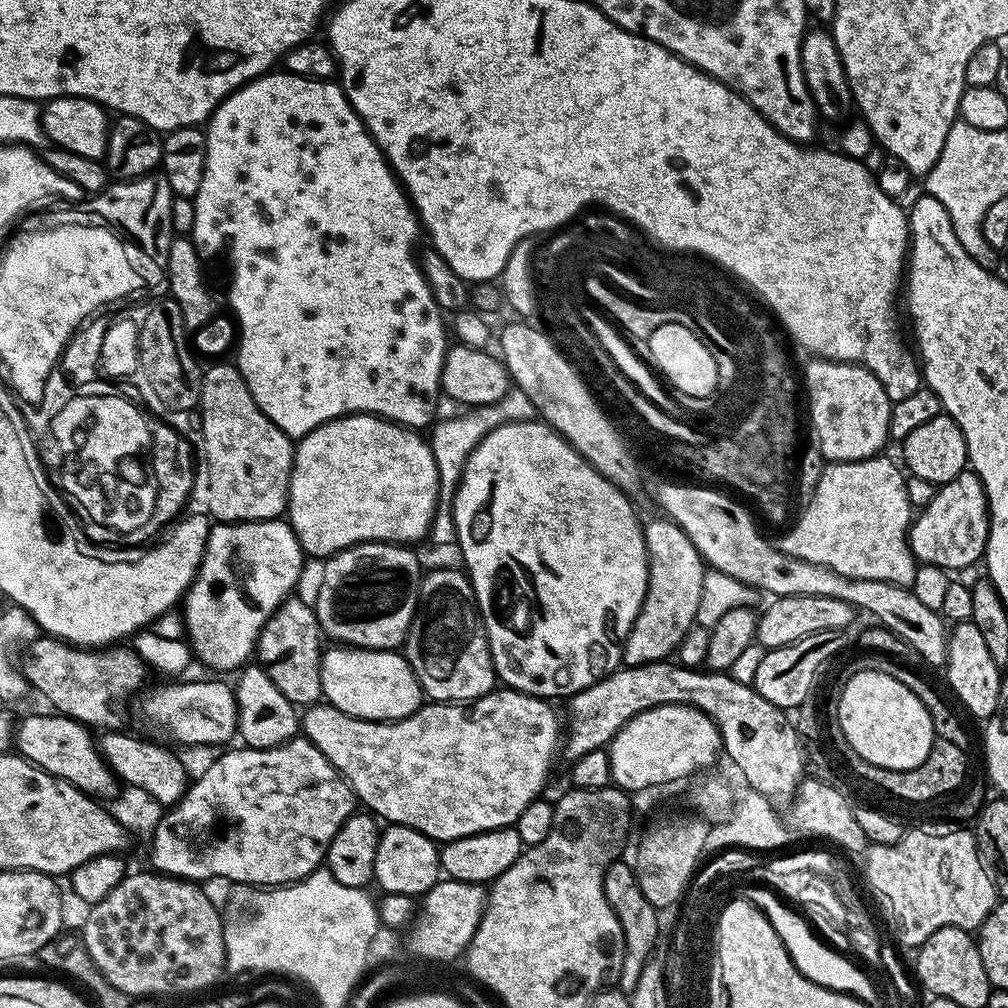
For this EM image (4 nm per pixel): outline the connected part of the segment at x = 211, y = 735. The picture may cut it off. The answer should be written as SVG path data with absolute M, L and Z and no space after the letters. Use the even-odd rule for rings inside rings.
M184 680L166 682L170 684L155 685L146 690L148 695L156 696L156 700L152 700L148 708L138 708L138 718L153 739L170 746L210 746L222 744L237 735L239 708L235 689L230 684L228 686L220 680L180 681ZM148 716L152 716L152 720L148 720Z

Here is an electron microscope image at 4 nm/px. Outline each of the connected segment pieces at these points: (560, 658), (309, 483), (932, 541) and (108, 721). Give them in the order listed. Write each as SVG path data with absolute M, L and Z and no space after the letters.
M536 418L515 420L490 430L486 438L482 438L479 446L470 453L464 467L464 477L460 480L452 503L456 544L464 555L463 567L472 582L476 595L475 605L480 609L480 617L484 619L488 649L492 651L492 665L496 668L501 685L541 698L571 698L621 667L624 659L624 639L634 626L634 618L638 618L638 610L648 589L648 551L642 520L636 517L636 512L628 500L631 499L626 493L621 488L614 487L602 474L598 474L598 470L590 466L590 462L586 462L586 458L582 458L582 454L574 450L574 446L570 446L568 439Z
M349 414L339 416L337 420L328 420L322 426L310 430L310 434L299 437L292 454L292 473L290 474L290 486L286 519L291 524L294 534L300 543L305 557L320 556L327 558L335 552L346 550L356 543L370 543L372 541L392 541L395 544L415 545L415 540L420 540L429 535L432 530L432 520L436 517L436 503L440 497L440 475L438 466L434 462L431 443L424 440L419 431L405 428L403 424L396 424L393 420L382 420L379 416L367 414Z
M965 470L948 484L936 489L934 498L925 508L919 509L908 530L908 547L921 565L933 564L936 568L968 568L975 560L979 561L988 545L988 499L982 482L976 473Z
M40 634L36 639L27 641L20 650L18 671L25 681L32 688L46 694L47 698L54 702L61 716L69 716L71 720L78 720L85 726L101 724L100 728L104 730L119 729L123 725L120 723L128 716L128 699L141 691L140 683L144 680L146 668L143 663L138 662L137 654L131 647L108 646L103 650L89 650L65 644L55 636Z

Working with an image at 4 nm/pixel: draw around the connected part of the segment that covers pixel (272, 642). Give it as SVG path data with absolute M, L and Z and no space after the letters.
M289 598L266 622L260 631L260 640L254 653L259 667L266 670L270 682L286 694L291 704L307 706L319 704L322 700L322 678L320 677L320 658L322 655L322 633L316 617L315 607L304 600Z

